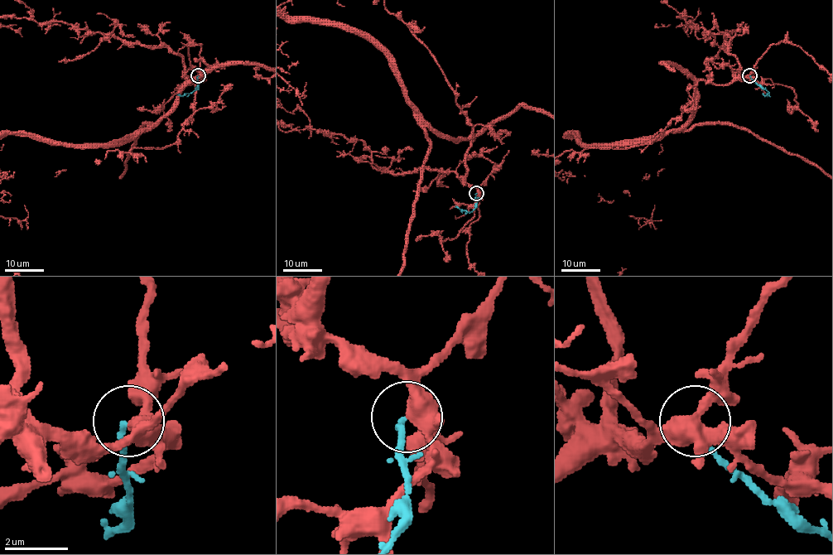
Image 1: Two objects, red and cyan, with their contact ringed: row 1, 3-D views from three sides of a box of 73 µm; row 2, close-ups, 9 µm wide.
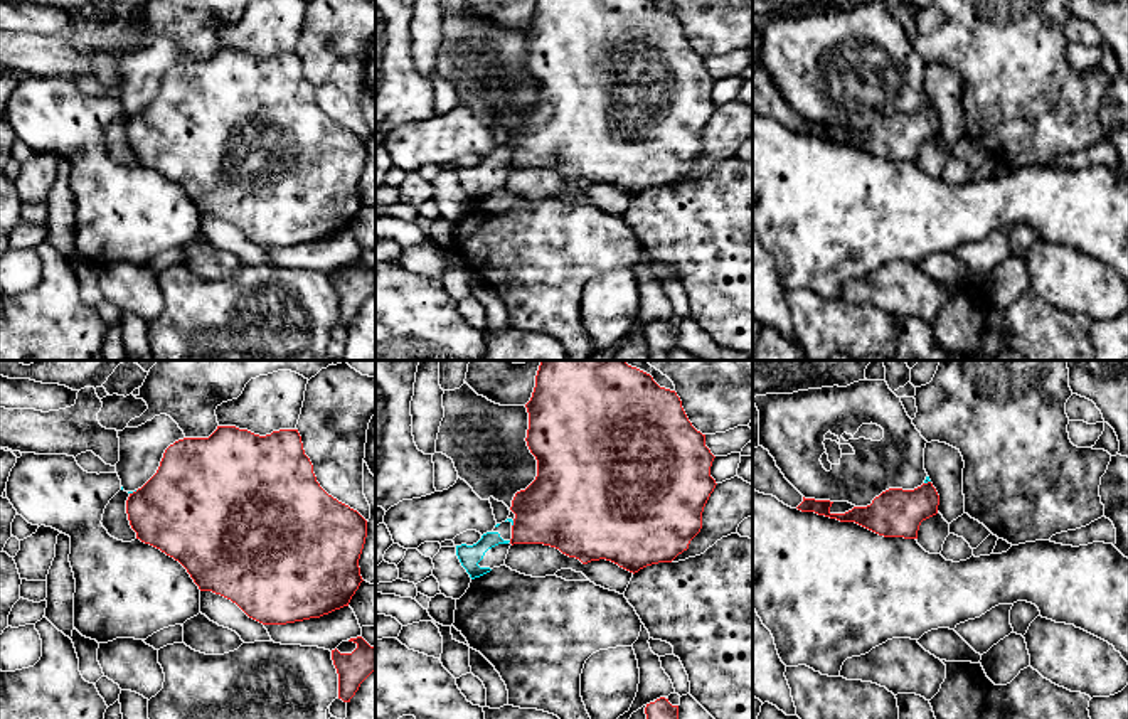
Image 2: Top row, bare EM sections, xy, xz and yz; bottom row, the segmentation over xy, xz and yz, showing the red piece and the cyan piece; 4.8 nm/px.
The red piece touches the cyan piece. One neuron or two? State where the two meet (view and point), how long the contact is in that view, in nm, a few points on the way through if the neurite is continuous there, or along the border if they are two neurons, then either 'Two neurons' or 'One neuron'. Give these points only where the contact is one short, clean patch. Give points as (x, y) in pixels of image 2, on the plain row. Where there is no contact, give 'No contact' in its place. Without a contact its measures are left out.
Touches red at xy (133, 115). Shared border 40 nm. Boundary: xy (137, 113), (130, 117). Two neurons

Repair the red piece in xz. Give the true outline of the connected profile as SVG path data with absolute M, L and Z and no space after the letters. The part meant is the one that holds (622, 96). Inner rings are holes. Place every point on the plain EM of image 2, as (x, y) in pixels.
M535 0L525 30L525 64L537 83L537 99L512 123L512 168L544 167L583 187L606 182L633 197L652 187L672 185L689 172L717 108L710 99L716 79L705 69L705 57L689 44L675 13L660 10L653 0Z

